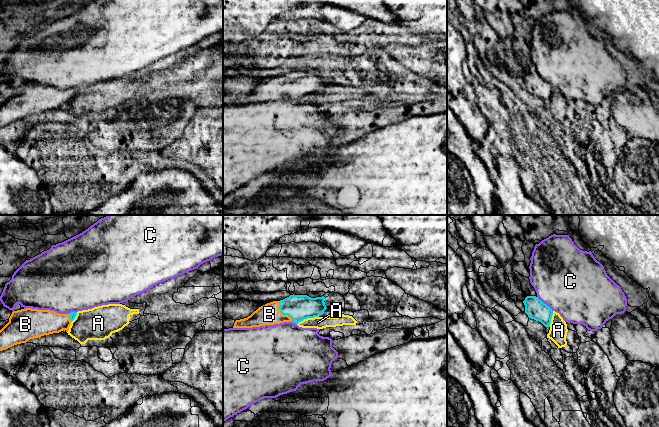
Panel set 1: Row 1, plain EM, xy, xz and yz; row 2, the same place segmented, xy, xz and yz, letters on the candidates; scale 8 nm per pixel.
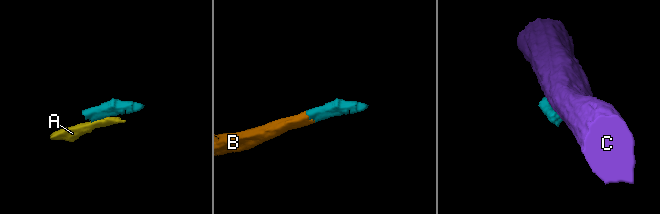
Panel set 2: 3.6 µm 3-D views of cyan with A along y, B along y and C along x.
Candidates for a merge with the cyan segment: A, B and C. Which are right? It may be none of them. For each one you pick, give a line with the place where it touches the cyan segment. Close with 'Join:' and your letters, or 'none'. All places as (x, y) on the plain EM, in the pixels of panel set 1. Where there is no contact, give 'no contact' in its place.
B: meets cyan in xz at (282, 89)
Join: B

